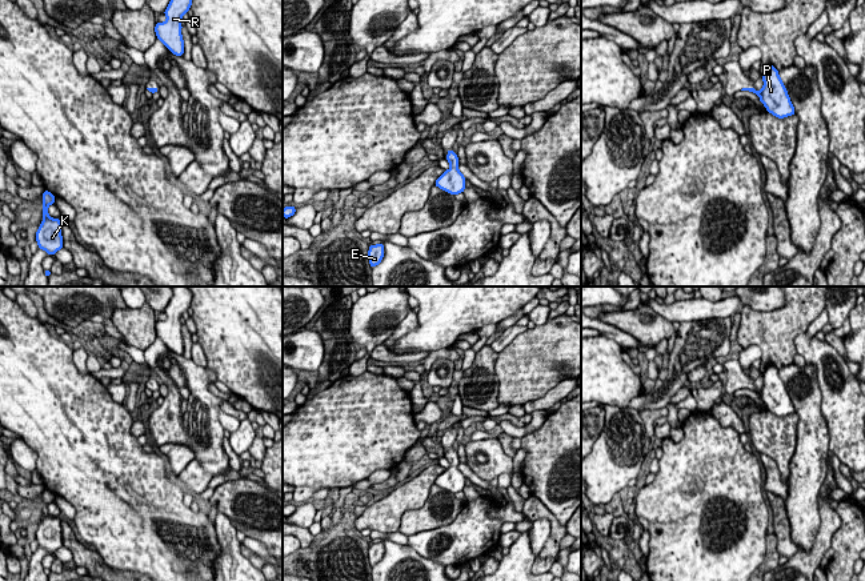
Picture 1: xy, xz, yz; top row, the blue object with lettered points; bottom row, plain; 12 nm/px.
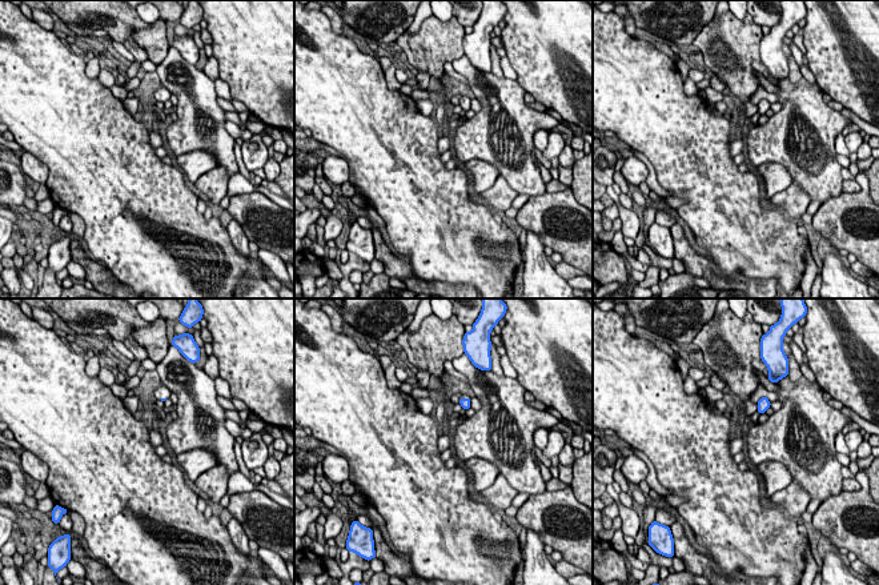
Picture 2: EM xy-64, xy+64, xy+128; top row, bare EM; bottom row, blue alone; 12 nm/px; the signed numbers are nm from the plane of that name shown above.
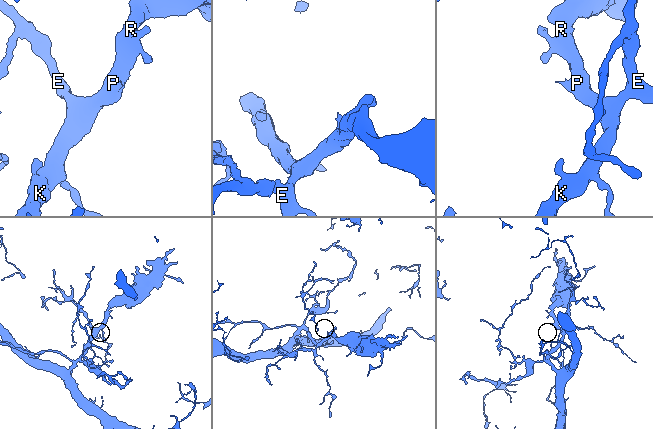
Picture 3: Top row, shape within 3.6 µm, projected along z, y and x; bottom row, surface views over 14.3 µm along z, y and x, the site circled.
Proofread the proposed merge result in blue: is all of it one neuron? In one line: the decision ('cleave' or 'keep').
keep

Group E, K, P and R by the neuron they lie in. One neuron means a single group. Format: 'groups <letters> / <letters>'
groups E K P R

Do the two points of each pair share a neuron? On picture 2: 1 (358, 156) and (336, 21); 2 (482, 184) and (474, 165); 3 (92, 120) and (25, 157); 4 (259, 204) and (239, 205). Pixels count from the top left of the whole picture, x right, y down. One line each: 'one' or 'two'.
1: two
2: one
3: two
4: one

